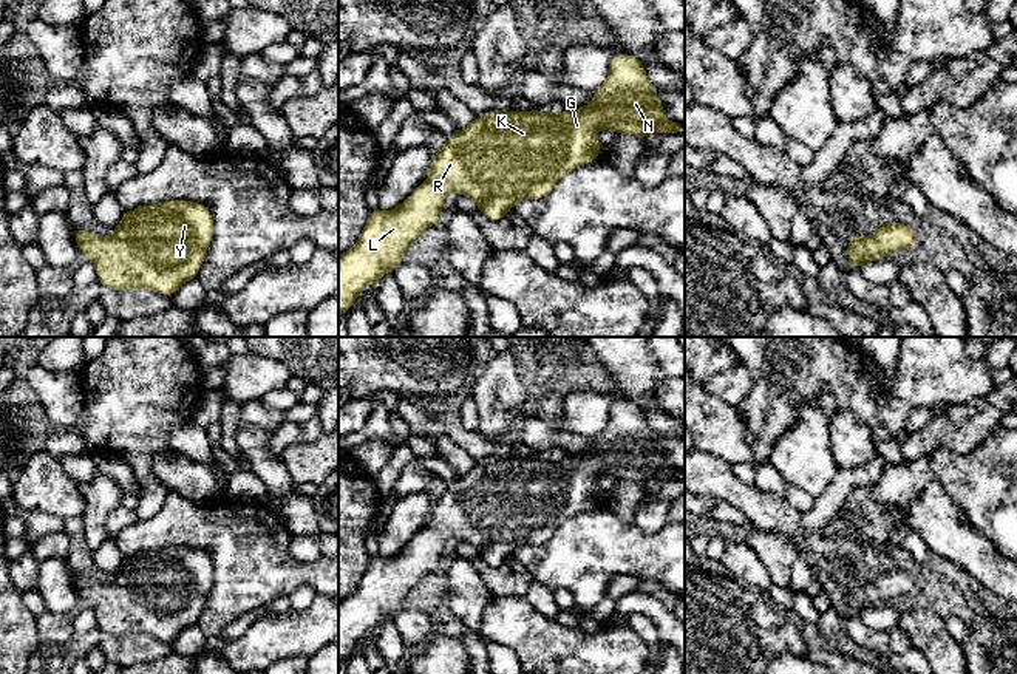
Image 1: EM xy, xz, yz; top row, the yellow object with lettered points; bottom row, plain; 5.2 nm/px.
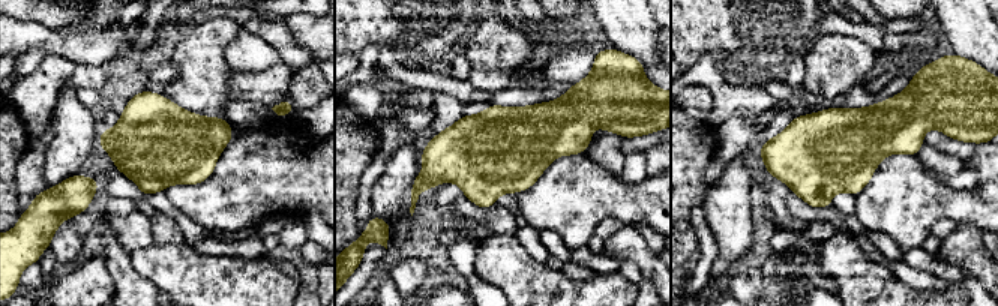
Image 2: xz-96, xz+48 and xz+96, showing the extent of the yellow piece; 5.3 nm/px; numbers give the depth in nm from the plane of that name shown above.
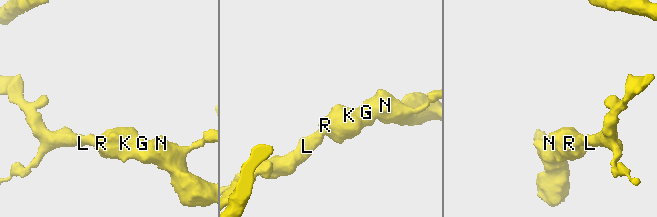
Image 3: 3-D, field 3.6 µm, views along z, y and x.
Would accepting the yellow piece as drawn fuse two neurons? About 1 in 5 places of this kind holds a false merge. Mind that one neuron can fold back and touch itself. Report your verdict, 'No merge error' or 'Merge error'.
No merge error

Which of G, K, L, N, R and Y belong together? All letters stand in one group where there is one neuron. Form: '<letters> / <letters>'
G K L N R Y

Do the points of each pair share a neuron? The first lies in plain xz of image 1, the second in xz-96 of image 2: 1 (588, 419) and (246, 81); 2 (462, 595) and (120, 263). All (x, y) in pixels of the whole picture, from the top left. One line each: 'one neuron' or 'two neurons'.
1: two neurons
2: two neurons

